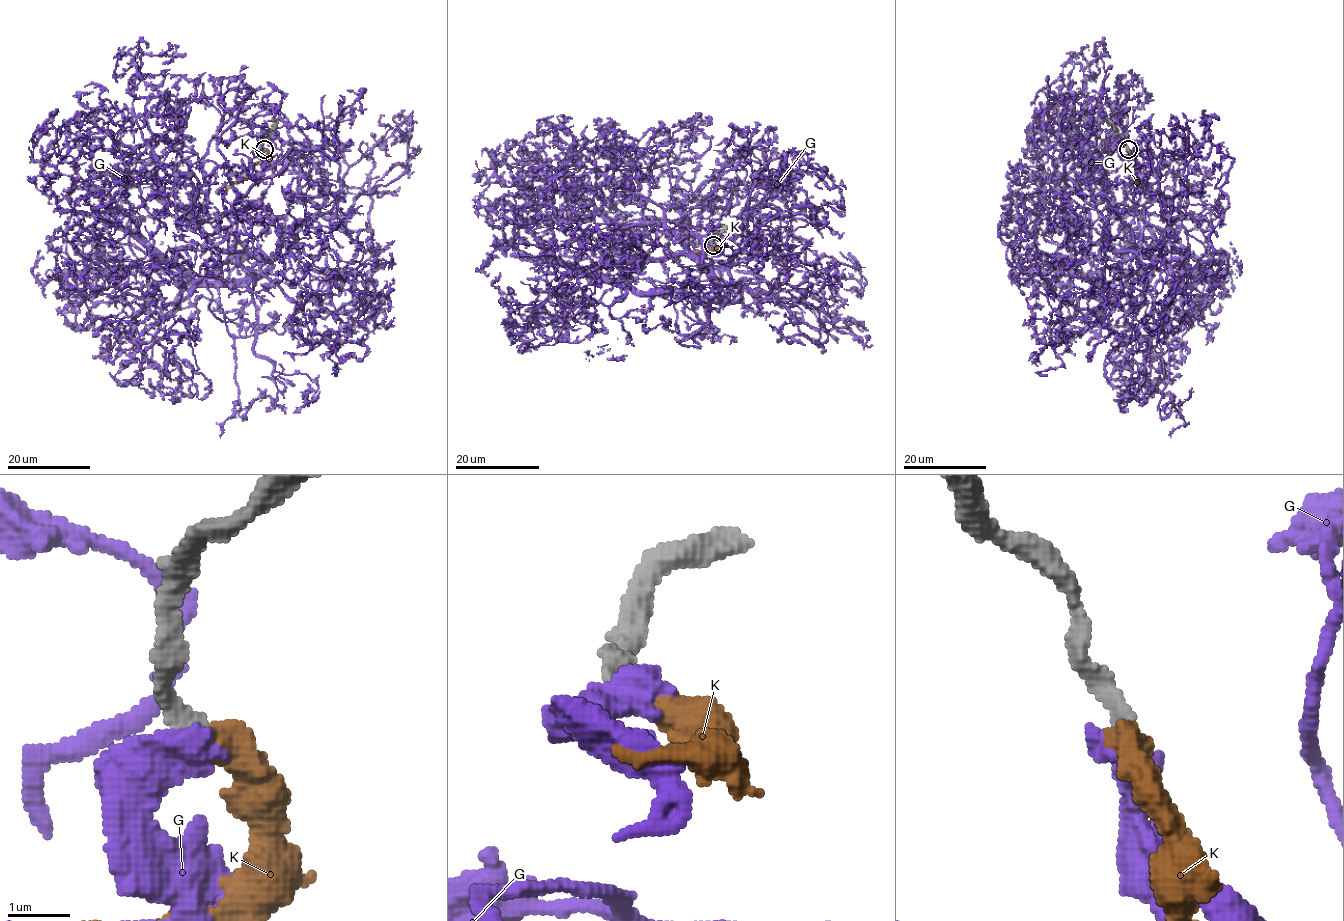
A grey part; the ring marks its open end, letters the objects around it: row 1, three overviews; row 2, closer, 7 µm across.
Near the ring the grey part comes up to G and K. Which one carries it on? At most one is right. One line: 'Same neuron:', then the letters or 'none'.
Same neuron: K

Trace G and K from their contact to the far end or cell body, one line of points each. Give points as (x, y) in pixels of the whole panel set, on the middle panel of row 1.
G: (712, 245), (754, 239), (769, 293), (725, 298), (663, 225), (586, 200), (515, 227), (475, 205)
K: (713, 245), (716, 247), (709, 250), (683, 253), (672, 262)

